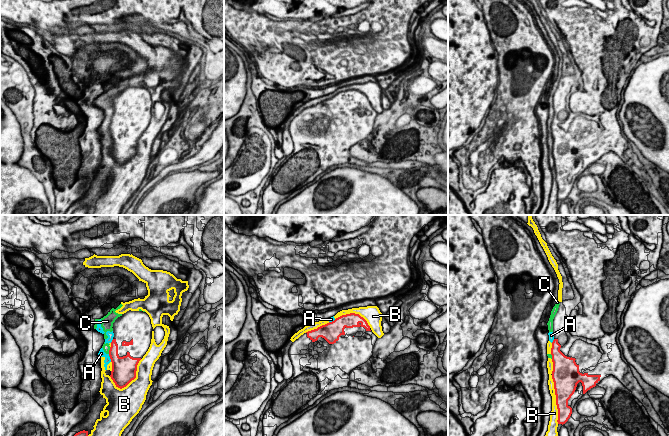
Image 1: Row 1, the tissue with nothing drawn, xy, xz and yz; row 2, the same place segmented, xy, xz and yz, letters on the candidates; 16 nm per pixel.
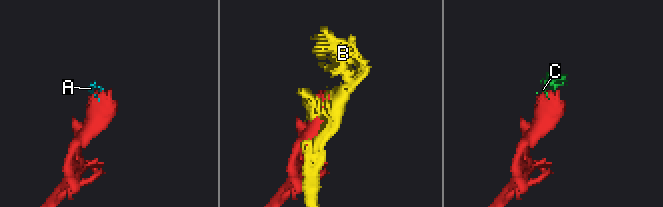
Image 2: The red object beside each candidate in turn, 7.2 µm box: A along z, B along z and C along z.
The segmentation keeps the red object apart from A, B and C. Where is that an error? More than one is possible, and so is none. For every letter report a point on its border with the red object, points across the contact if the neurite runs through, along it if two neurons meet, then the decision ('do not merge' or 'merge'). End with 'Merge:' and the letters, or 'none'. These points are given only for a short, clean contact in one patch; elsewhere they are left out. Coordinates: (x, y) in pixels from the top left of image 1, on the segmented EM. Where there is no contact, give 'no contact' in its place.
A: meets red in xy at (110, 358); do not merge
B: meets red in xy at (134, 378); do not merge
C: meets red in xy at (109, 350); do not merge
Merge: none

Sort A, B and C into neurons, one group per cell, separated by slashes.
A B C

